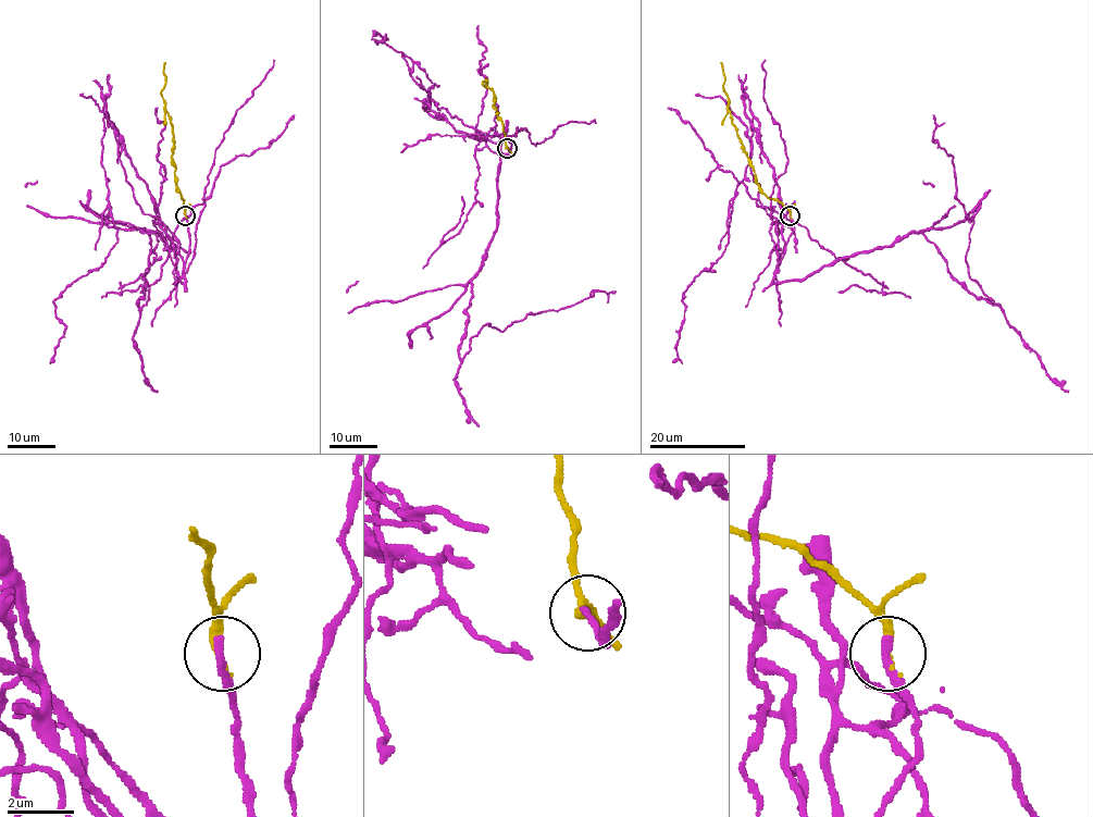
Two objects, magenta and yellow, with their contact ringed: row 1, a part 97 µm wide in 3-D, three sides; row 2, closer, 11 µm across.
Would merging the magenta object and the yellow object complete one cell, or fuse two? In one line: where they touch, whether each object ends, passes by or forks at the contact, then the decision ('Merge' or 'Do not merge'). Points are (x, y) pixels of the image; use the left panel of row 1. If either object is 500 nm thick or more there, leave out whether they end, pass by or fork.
Place: (185, 215). At the ring magenta ends. At the ring yellow ends. Do not merge

